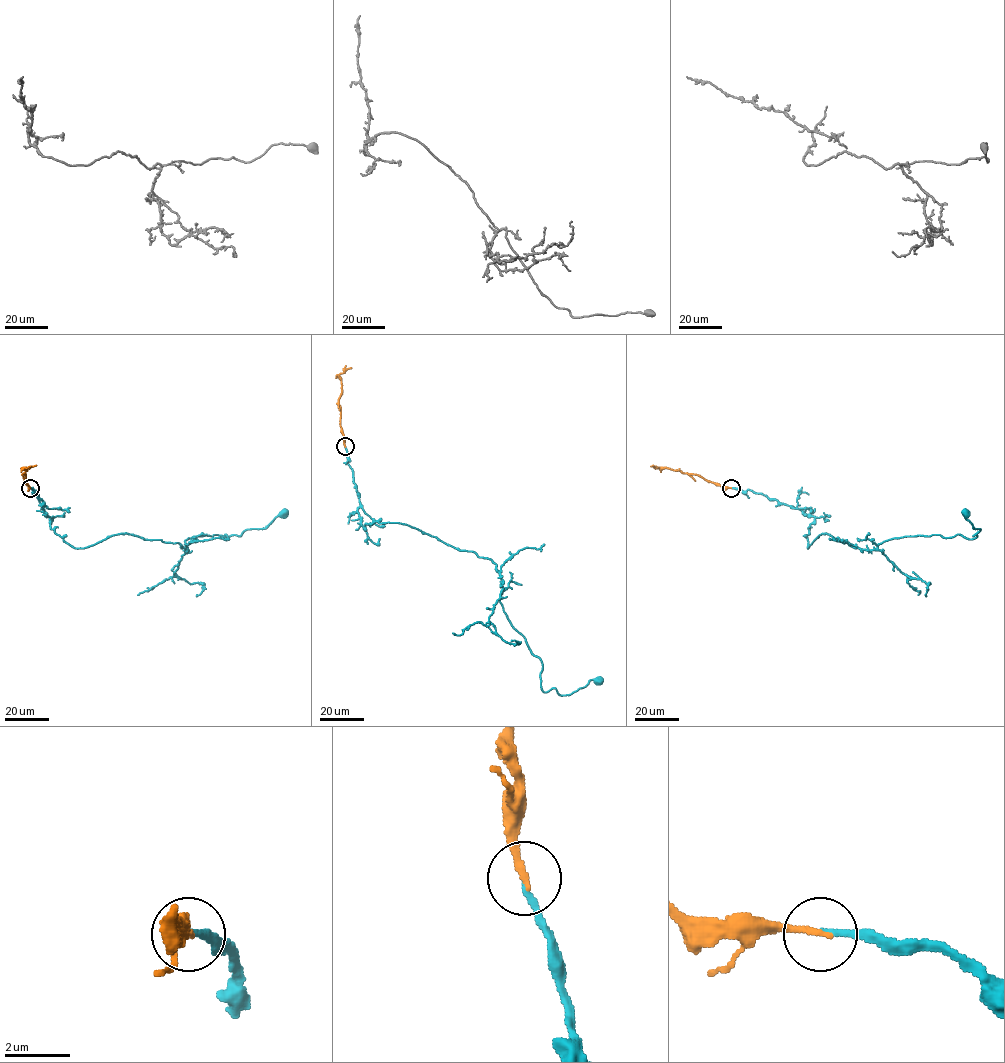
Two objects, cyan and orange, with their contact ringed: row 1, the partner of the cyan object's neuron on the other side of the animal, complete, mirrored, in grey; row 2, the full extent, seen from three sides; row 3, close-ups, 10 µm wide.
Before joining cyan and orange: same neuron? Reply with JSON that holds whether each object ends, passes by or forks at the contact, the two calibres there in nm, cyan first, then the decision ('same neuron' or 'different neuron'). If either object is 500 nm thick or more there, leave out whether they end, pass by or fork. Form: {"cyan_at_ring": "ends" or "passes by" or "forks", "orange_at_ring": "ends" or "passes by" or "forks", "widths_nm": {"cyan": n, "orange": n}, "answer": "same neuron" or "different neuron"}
{"cyan_at_ring": "ends", "orange_at_ring": "ends", "widths_nm": {"cyan": 160, "orange": 200}, "answer": "same neuron"}

